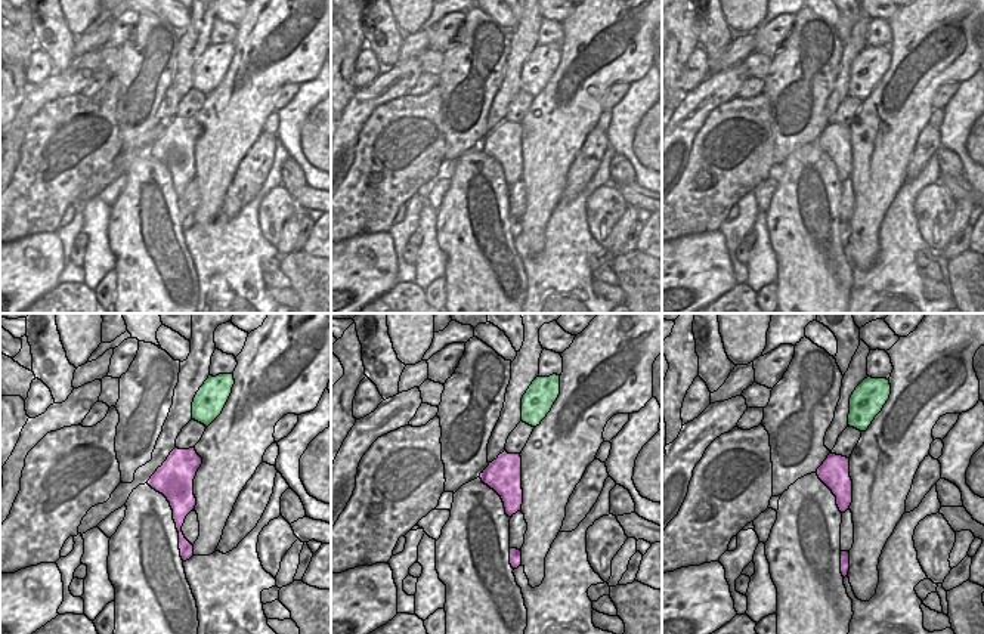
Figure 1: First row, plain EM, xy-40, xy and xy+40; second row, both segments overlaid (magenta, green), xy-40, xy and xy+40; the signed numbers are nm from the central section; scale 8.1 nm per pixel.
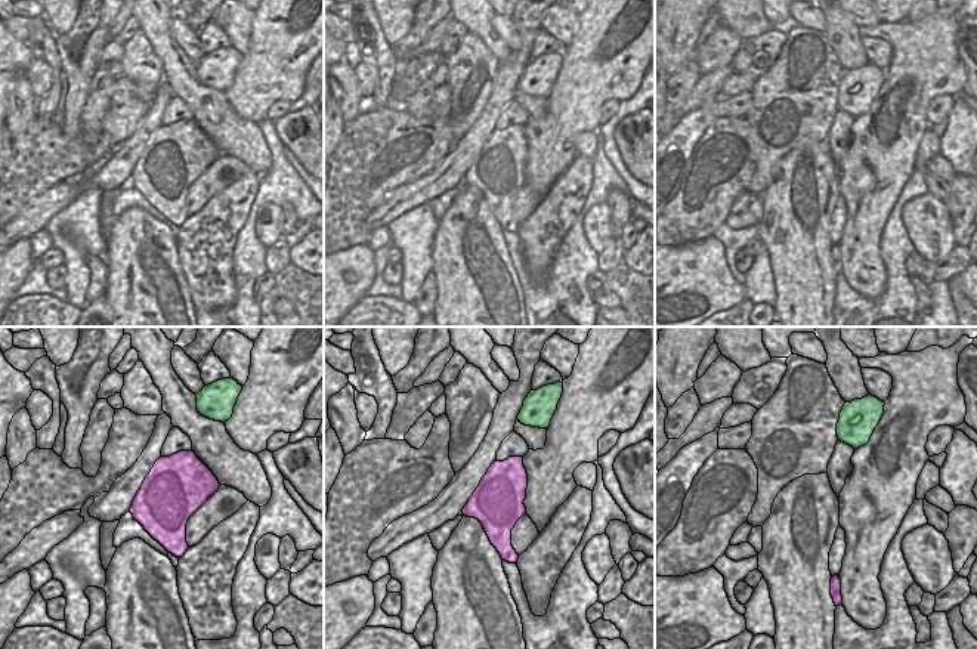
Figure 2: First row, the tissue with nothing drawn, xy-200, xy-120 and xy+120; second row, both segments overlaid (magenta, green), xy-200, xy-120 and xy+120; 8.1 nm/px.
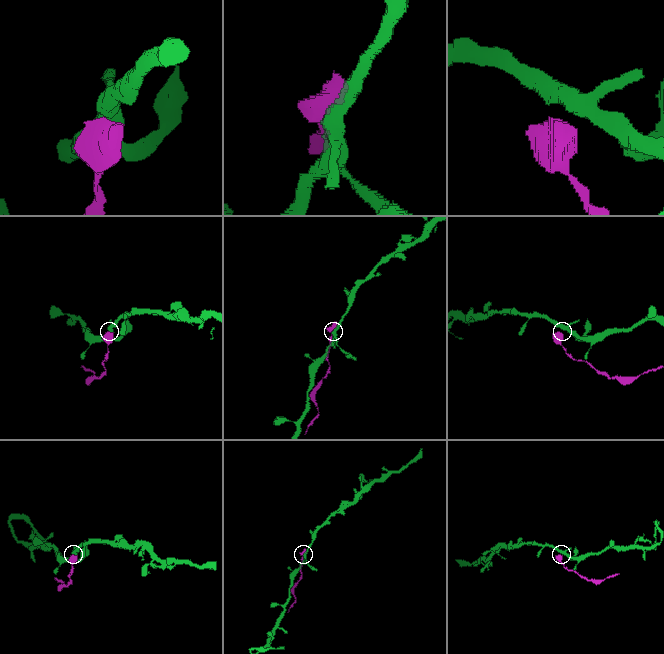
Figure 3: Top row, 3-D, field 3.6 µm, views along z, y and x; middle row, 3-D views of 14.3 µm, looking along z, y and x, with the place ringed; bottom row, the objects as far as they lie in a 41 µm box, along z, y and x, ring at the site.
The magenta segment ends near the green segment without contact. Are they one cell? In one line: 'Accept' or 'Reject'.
Reject

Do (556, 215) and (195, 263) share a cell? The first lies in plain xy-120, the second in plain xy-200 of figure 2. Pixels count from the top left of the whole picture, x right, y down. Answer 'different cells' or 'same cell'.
same cell

